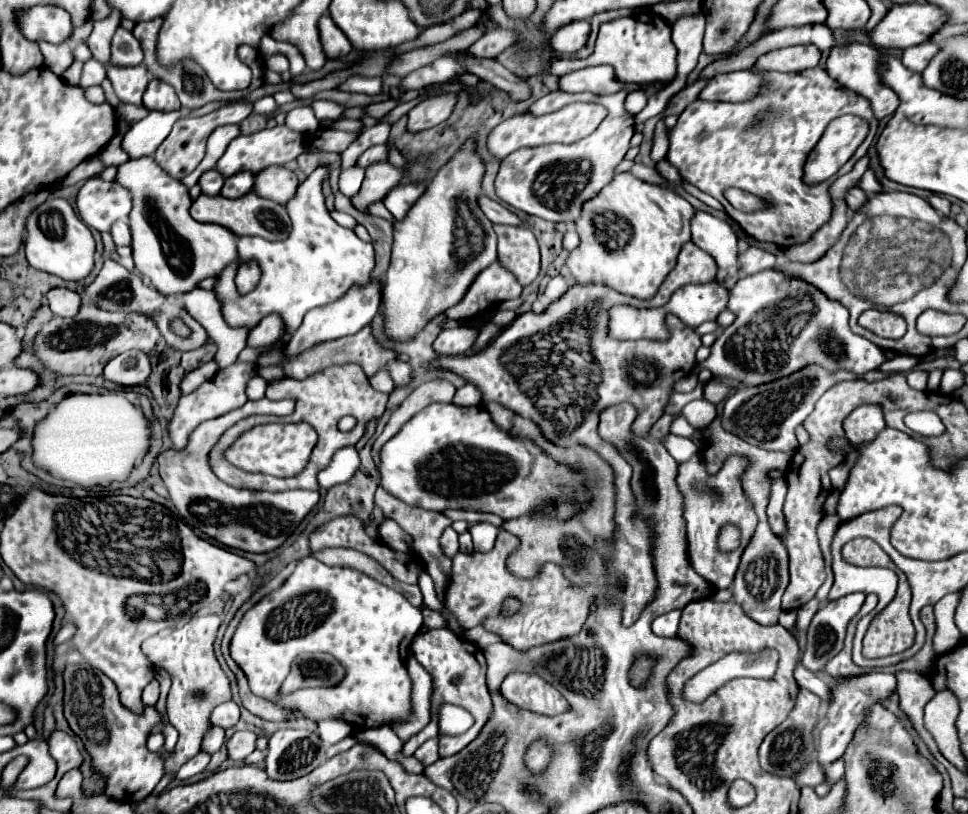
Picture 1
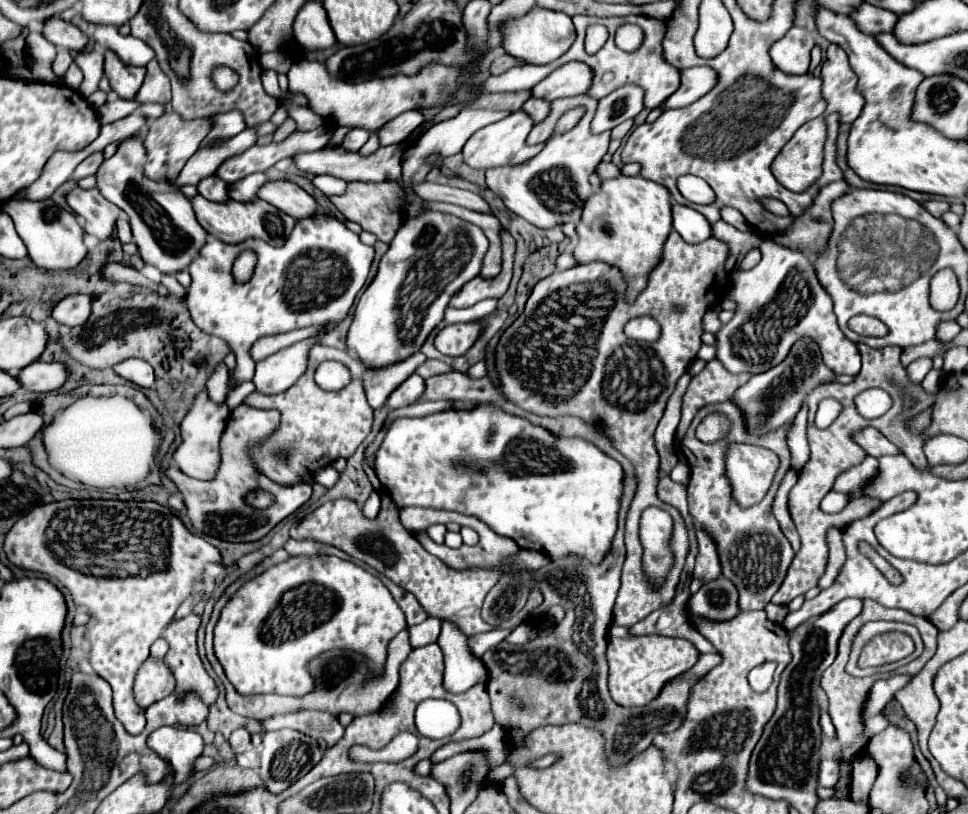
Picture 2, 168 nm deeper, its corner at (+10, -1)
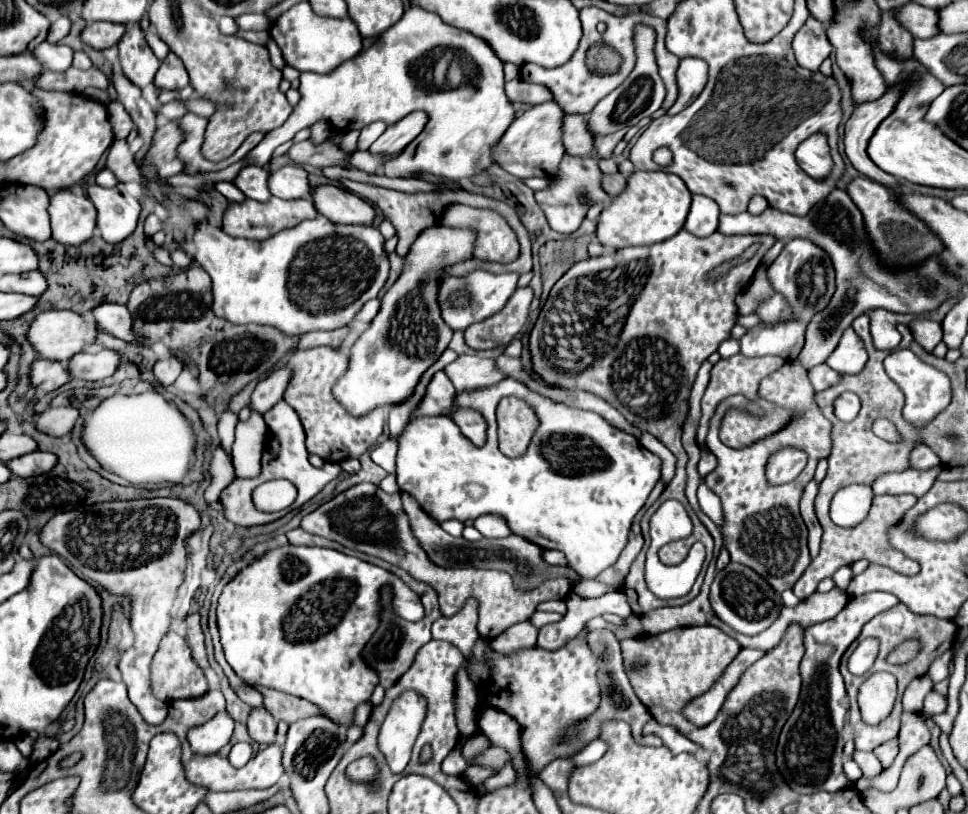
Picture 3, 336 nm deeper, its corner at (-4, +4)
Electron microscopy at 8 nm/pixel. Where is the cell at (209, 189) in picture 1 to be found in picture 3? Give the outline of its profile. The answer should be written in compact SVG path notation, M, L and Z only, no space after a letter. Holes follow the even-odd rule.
M244 167L244 169L236 175L236 179L232 179L232 183L234 183L248 199L268 201L272 195L268 193L266 179L268 179L268 171L264 171L262 167Z

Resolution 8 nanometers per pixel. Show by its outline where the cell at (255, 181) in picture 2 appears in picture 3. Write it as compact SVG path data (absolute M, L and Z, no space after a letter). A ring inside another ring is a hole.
M286 165L268 177L268 189L280 199L304 199L310 197L308 173L298 165Z

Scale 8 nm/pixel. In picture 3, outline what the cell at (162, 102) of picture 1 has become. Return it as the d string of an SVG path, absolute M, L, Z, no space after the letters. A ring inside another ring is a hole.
M168 53L168 57L162 61L156 77L154 77L154 85L156 89L168 89L168 91L180 91L188 85L188 73L182 65L182 61L174 55Z

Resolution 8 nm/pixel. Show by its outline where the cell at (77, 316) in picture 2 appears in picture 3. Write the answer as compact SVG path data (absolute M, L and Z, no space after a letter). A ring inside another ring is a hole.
M100 303L92 309L92 319L96 321L96 325L108 333L112 333L114 337L134 343L138 337L132 333L132 319L128 309L124 309L124 305L118 303Z

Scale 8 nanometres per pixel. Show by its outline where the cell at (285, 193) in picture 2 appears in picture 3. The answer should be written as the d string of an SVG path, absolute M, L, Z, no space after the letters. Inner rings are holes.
M318 185L312 189L316 211L332 223L372 223L374 209L350 191L334 185Z

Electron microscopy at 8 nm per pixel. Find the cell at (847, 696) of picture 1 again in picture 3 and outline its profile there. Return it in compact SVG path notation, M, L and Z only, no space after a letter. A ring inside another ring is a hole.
M952 651L944 653L942 657L938 657L938 659L930 665L926 677L930 677L932 683L940 683L942 679L948 677L948 665L950 665L950 661L952 661Z

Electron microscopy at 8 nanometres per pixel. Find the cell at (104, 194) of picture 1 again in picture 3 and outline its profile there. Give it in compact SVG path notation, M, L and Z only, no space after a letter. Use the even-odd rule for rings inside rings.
M118 183L112 189L90 185L88 197L98 211L96 227L104 241L120 243L136 229L140 205L126 191L124 183Z

